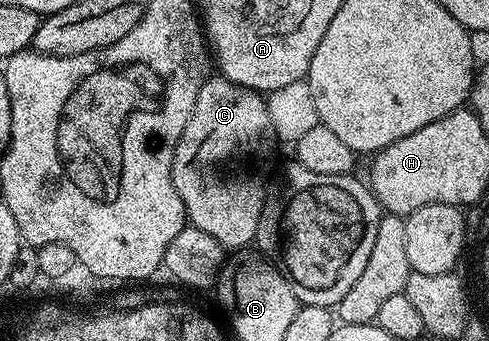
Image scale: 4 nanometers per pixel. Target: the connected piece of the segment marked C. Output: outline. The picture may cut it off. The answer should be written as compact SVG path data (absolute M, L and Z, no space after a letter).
M222 75L208 76L206 83L201 87L201 92L197 95L197 104L193 106L193 115L189 115L189 123L185 123L185 131L181 131L181 139L175 148L173 155L173 167L171 168L171 178L173 187L177 195L181 197L181 203L187 212L187 219L190 225L197 227L205 233L211 235L224 250L239 251L244 247L250 246L255 241L257 227L259 226L259 216L263 210L263 198L265 196L265 181L263 185L263 168L267 165L267 160L271 157L271 148L276 148L277 142L271 131L271 120L267 110L267 102L264 94L255 92L249 87L241 87L233 83L228 77Z

